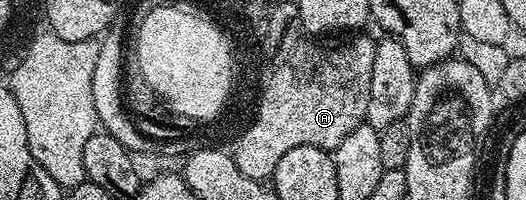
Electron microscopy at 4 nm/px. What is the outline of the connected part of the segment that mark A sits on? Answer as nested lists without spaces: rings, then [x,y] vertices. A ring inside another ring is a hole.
[[[355,35],[352,41],[343,41],[340,45],[331,43],[323,51],[310,50],[304,44],[299,48],[299,54],[295,54],[291,61],[284,65],[283,70],[275,73],[274,80],[271,80],[270,88],[267,88],[266,96],[262,99],[262,106],[254,114],[255,117],[251,121],[251,126],[244,131],[239,137],[239,142],[233,148],[233,156],[237,167],[241,171],[241,175],[245,175],[249,179],[263,183],[268,179],[274,178],[275,168],[281,159],[281,155],[285,155],[285,151],[293,151],[293,147],[317,147],[318,149],[326,149],[333,151],[341,143],[341,139],[345,139],[345,135],[349,135],[349,131],[353,131],[359,125],[364,124],[367,120],[367,108],[369,107],[369,83],[373,79],[373,59],[375,58],[376,38],[359,37],[363,35]]]

